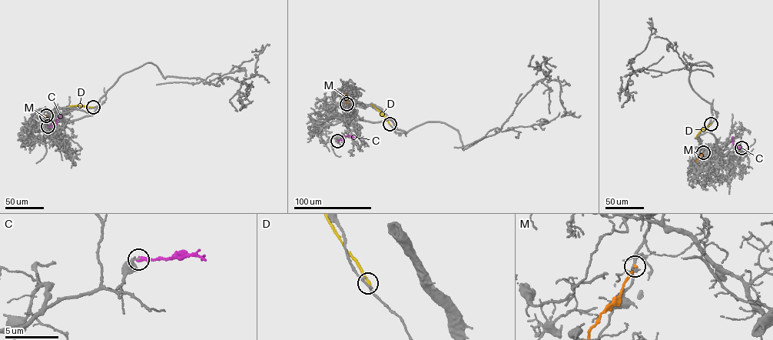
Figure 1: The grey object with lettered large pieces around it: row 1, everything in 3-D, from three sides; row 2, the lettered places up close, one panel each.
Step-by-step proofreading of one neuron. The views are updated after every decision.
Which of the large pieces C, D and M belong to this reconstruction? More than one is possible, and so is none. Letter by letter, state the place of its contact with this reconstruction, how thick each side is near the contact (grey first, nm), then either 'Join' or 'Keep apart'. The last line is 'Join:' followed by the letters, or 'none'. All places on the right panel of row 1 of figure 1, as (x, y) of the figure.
C: Touches grey at (741, 148). Thickness 320 nm (grey) against 360 nm. Keep apart
D: Touches grey at (711, 124). Thickness 180 nm (grey) against 190 nm. Keep apart
M: Touches grey at (703, 152). Thickness 220 nm (grey) against 240 nm. Keep apart
Join: none

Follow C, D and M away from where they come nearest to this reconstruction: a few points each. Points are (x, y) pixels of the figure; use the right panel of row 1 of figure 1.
C: (741, 148), (734, 144), (732, 136)
D: (711, 124), (703, 128), (696, 137)
M: (703, 152), (696, 161)

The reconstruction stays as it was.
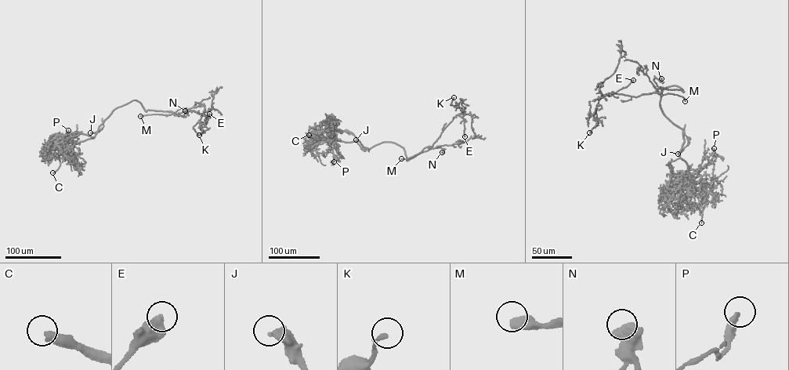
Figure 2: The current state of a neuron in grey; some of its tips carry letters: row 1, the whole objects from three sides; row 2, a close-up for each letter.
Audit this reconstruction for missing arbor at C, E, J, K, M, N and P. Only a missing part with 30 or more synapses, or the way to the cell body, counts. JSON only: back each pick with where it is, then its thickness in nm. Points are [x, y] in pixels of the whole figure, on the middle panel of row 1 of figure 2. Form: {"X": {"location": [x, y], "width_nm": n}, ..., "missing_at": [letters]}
{"C": {"location": [309, 135], "width_nm": 400}, "M": {"location": [401, 158], "width_nm": 500}, "missing_at": ["C", "M"]}

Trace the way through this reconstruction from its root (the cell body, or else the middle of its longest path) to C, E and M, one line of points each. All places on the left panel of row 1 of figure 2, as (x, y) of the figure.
C: (137, 101), (133, 100), (113, 110), (93, 138), (62, 148), (59, 153), (59, 165), (52, 172)
E: (137, 101), (146, 111), (171, 110), (182, 117), (190, 110), (208, 117), (209, 114)
M: (137, 101), (146, 111), (172, 113), (168, 115), (140, 116)

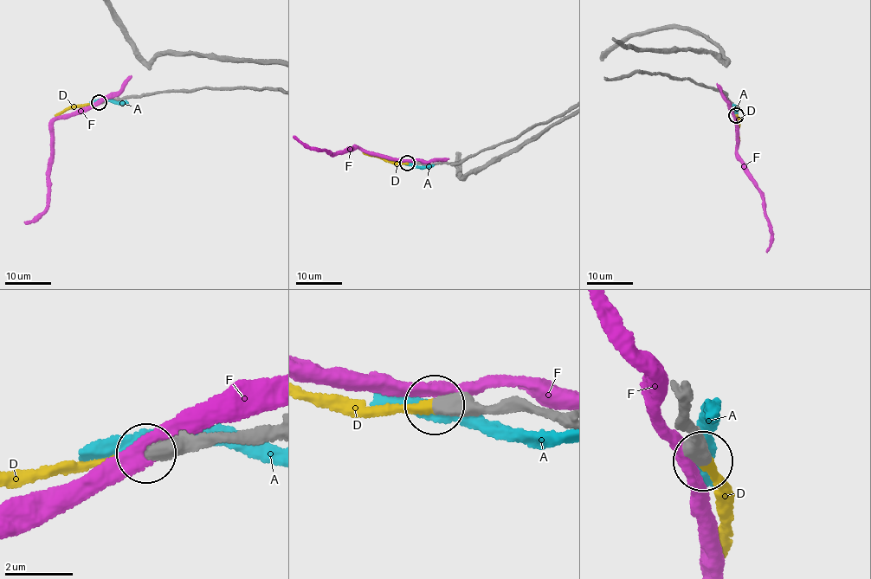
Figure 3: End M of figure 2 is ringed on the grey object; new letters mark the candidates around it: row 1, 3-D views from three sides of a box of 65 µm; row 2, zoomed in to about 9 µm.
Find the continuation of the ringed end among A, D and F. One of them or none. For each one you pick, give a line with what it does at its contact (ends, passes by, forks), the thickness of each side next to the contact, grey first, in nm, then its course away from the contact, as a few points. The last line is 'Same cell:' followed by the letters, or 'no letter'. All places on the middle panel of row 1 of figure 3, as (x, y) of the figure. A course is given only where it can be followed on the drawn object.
D: it ends there; 550 nm thick on the grey side, 320 nm on the other; it runs (407, 163), (394, 164), (363, 152)
Same cell: D

